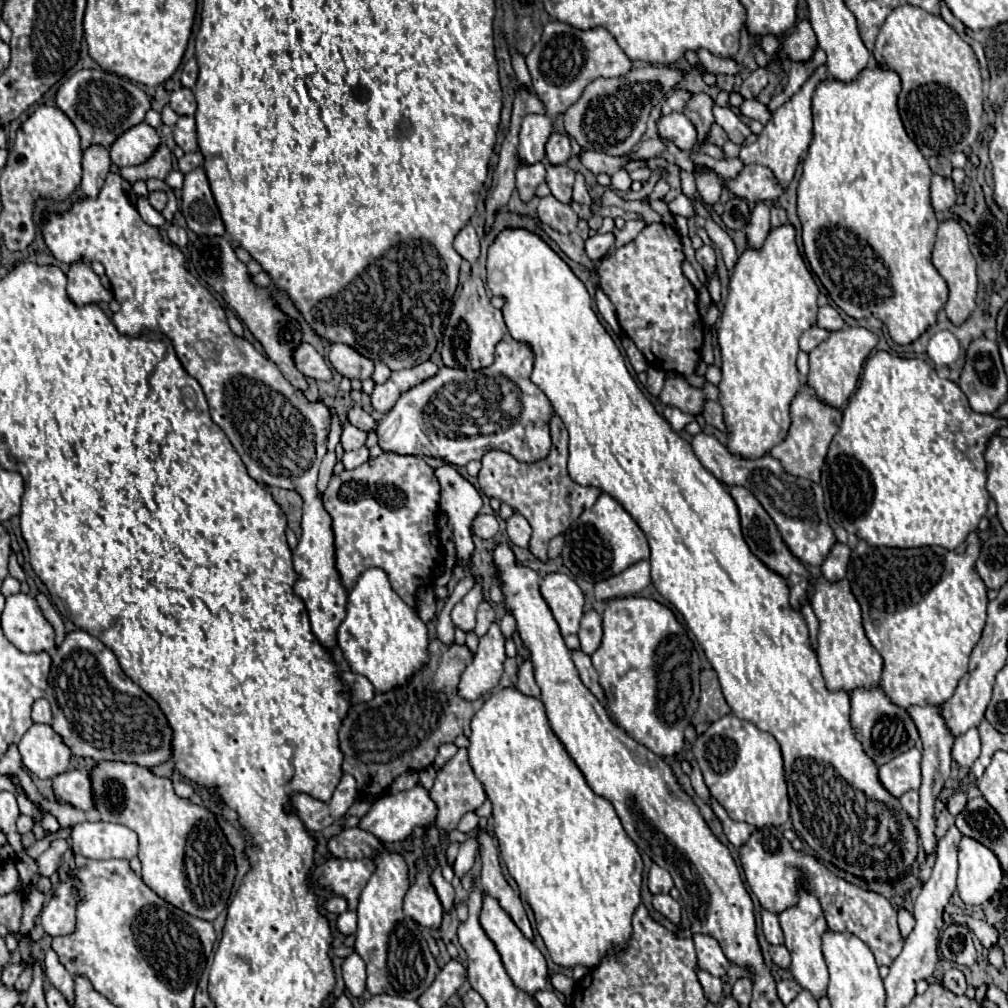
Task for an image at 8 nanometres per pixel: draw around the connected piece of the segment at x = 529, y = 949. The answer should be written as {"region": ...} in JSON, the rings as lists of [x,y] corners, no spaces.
{"region":[[[482,894],[482,910],[480,910],[480,926],[484,928],[486,936],[494,942],[502,964],[508,972],[508,976],[512,978],[512,982],[528,992],[534,994],[538,990],[544,990],[548,984],[548,972],[546,972],[546,958],[542,956],[542,952],[518,930],[518,926],[514,926],[514,920],[502,910],[502,906],[498,906],[496,898],[490,898],[490,894]]]}

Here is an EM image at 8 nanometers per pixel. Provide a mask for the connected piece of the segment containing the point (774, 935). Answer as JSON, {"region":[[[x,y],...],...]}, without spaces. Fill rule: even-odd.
{"region":[[[768,910],[762,912],[762,932],[770,944],[784,944],[782,928],[780,928],[778,916],[774,912],[768,912]]]}

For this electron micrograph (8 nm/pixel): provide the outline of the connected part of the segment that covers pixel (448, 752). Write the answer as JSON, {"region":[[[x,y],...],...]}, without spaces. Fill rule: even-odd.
{"region":[[[444,744],[440,750],[438,750],[438,758],[436,758],[436,764],[434,764],[434,768],[440,768],[450,756],[454,756],[456,754],[456,746],[454,744]]]}

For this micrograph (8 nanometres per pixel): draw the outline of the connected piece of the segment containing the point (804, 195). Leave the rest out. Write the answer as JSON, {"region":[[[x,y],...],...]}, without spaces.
{"region":[[[880,66],[866,68],[860,72],[860,76],[854,82],[838,82],[834,78],[824,80],[822,84],[818,84],[814,96],[812,96],[812,116],[814,116],[814,140],[808,148],[808,154],[804,156],[804,168],[802,168],[802,178],[798,184],[798,216],[802,222],[802,242],[804,242],[804,252],[806,258],[814,270],[814,274],[820,278],[820,282],[824,284],[824,288],[828,290],[830,298],[852,318],[860,320],[860,318],[878,318],[880,322],[886,324],[886,328],[890,330],[890,338],[898,344],[898,346],[906,346],[912,344],[914,340],[918,340],[930,326],[936,324],[938,320],[938,310],[944,308],[946,298],[948,298],[948,286],[946,280],[936,272],[934,264],[932,264],[932,248],[934,248],[934,238],[936,238],[936,226],[938,220],[934,216],[934,208],[930,204],[930,178],[932,178],[932,170],[926,162],[926,158],[922,156],[922,152],[918,150],[918,146],[914,146],[914,142],[908,138],[900,114],[898,114],[898,106],[896,106],[896,98],[900,92],[900,78],[896,72],[884,70]]]}

